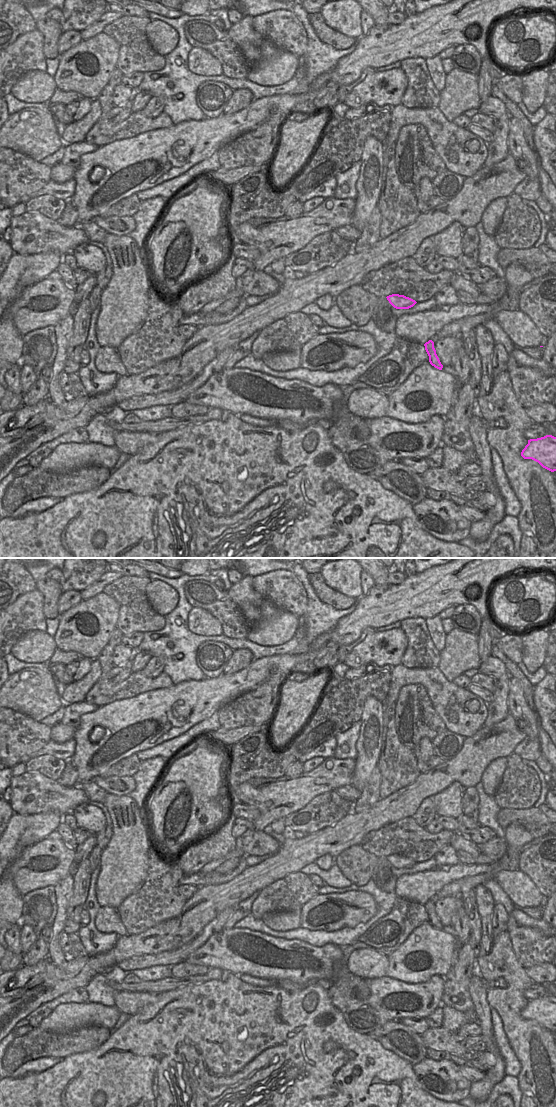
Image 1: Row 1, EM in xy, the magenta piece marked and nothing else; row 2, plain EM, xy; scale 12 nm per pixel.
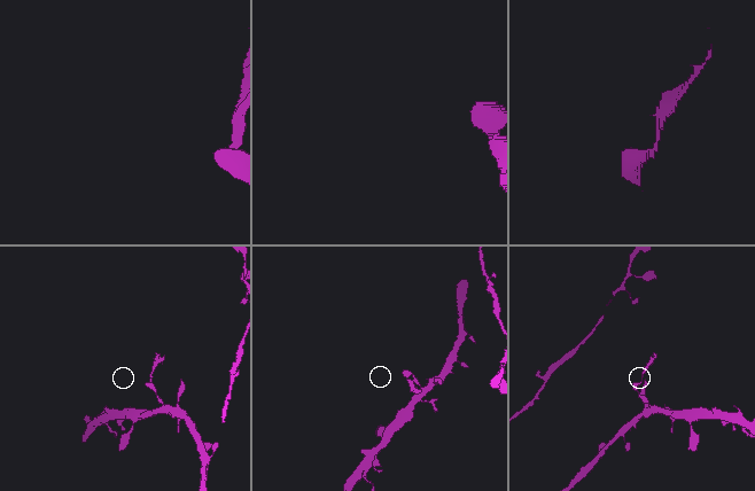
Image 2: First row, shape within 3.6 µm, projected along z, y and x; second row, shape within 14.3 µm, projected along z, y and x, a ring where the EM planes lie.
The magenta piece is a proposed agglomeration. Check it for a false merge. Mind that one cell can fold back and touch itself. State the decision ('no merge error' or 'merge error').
merge error

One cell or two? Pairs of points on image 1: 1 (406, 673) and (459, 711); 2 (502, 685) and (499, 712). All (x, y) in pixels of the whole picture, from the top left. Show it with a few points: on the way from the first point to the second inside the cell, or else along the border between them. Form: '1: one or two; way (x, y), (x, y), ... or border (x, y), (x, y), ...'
1: one; way (419, 676), (425, 677), (446, 698)
2: one; way (501, 692), (499, 705)

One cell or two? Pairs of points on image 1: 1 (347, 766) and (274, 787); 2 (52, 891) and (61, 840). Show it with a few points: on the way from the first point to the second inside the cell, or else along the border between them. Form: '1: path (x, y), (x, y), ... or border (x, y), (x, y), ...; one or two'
1: path (329, 775), (305, 787), (292, 787); one
2: border (61, 881), (45, 881), (38, 884), (32, 890); two

